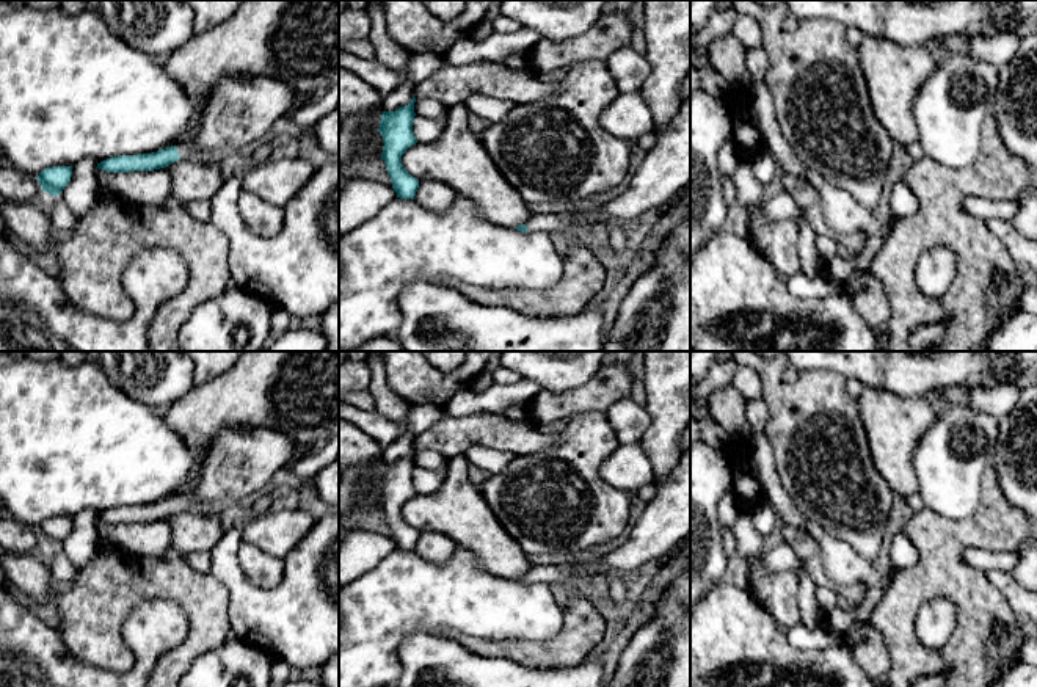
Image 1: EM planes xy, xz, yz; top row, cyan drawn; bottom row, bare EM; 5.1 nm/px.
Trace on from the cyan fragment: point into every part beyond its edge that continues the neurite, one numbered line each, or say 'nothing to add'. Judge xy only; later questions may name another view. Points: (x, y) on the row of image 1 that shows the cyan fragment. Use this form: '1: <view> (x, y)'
1: xy (242, 110)

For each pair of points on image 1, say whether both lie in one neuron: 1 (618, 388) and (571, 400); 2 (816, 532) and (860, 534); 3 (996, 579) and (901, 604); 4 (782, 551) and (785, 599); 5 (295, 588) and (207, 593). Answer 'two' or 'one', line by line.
1: one
2: two
3: two
4: two
5: two

